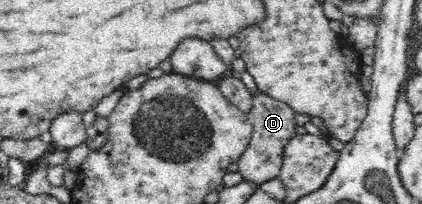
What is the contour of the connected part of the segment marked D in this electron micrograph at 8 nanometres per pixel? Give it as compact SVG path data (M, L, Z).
M257 90L252 95L251 110L247 112L248 121L252 124L252 138L247 150L237 160L238 171L250 182L262 186L263 182L279 176L286 144L296 136L295 111L279 100L267 97Z

